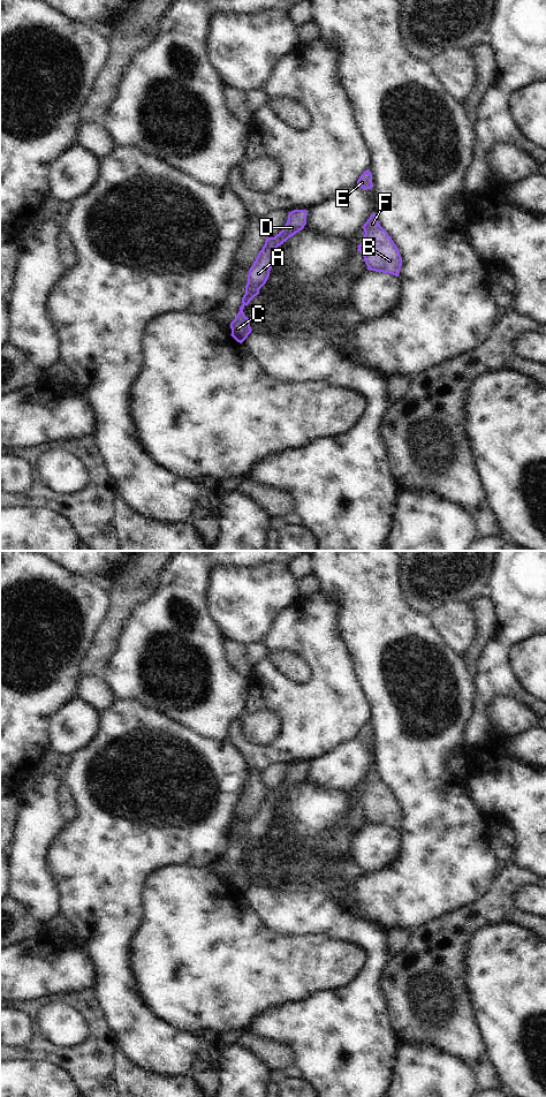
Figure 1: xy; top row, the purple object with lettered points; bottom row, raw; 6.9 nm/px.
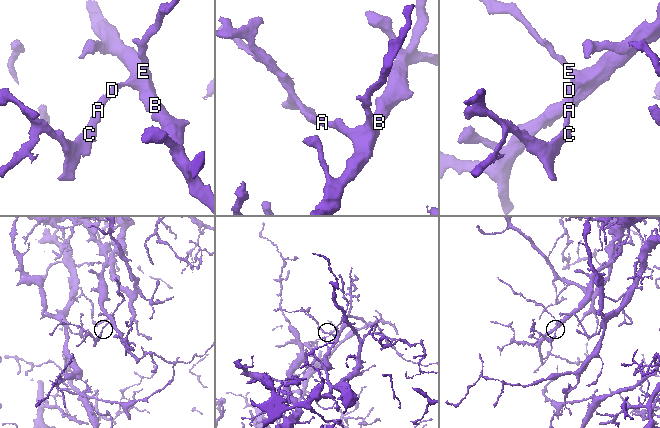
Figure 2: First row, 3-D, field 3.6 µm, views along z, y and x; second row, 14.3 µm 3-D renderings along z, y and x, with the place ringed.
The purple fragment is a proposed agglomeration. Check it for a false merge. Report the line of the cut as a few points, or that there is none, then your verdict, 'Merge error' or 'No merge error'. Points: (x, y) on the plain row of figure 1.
No split. No merge error

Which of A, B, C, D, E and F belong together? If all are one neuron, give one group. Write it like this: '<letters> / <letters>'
A B C D E F

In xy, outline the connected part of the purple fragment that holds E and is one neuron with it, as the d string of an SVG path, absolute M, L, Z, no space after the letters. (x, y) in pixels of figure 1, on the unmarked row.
M370 722L364 724L364 726L359 729L357 737L365 743L373 741Z

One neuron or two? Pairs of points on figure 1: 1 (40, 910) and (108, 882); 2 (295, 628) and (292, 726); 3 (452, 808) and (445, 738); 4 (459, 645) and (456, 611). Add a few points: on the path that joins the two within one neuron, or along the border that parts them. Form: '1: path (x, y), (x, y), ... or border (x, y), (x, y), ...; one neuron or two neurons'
1: border (52, 877), (59, 895), (60, 913); two neurons
2: path (318, 652), (318, 700), (316, 702); one neuron
3: path (438, 791), (438, 755); one neuron
4: path (459, 637), (456, 619); one neuron

